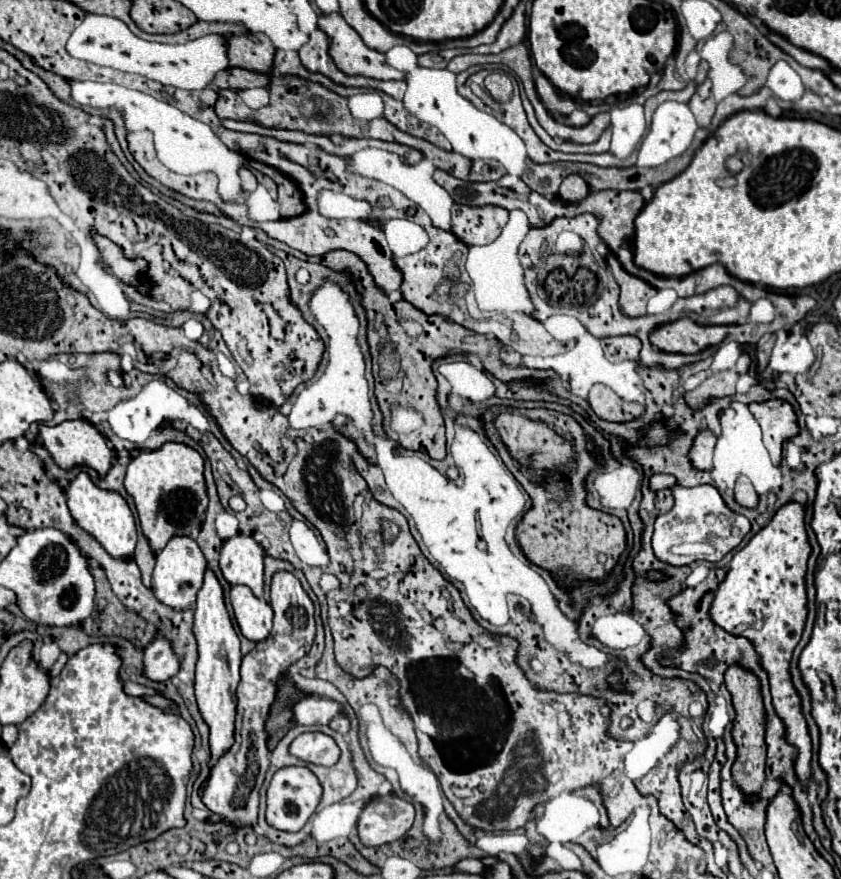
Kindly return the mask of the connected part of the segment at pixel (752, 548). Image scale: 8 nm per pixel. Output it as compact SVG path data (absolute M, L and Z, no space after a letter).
M790 501L790 505L782 505L772 521L762 527L744 549L734 555L726 573L726 581L722 581L716 591L710 617L728 633L744 635L756 645L756 651L762 657L762 665L770 677L774 709L786 723L786 741L798 749L796 773L800 783L806 787L810 777L812 741L806 719L802 715L800 695L790 675L790 659L794 647L802 637L808 615L806 571L812 547L806 535L804 517L806 505L796 501Z

